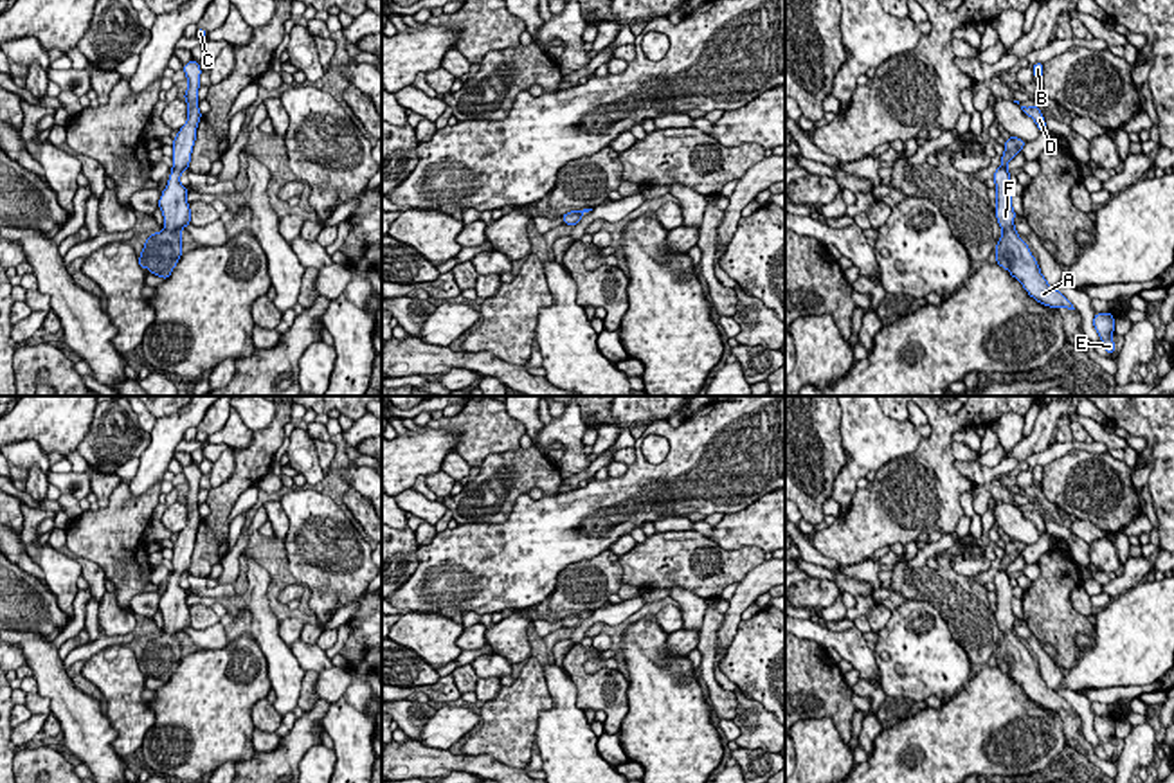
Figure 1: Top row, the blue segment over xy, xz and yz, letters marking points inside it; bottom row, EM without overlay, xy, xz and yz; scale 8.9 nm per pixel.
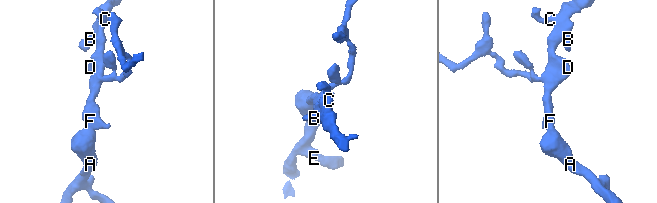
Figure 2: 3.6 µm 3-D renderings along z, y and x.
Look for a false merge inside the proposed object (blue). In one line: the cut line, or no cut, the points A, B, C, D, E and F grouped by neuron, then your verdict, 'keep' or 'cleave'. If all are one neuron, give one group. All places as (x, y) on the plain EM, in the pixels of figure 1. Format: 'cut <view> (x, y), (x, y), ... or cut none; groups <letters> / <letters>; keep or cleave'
cut none; groups A B C D E F; keep

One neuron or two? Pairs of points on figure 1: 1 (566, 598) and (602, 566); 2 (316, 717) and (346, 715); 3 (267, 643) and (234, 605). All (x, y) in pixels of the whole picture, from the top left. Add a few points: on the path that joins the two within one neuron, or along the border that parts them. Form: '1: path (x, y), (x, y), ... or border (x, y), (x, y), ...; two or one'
1: path (575, 591), (593, 575); one
2: border (332, 704), (325, 715), (323, 729); two
3: path (265, 630), (263, 620), (247, 605); one

